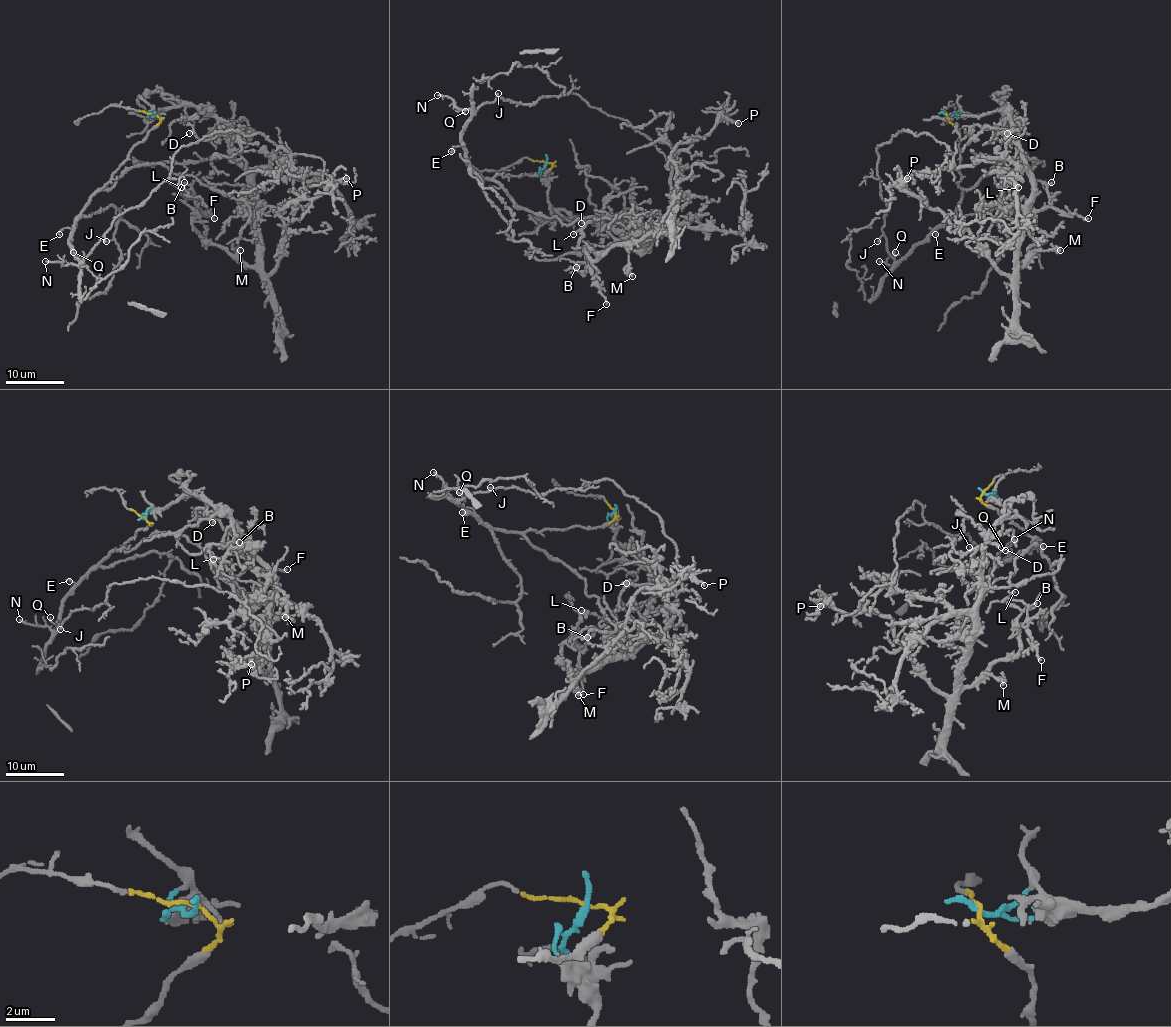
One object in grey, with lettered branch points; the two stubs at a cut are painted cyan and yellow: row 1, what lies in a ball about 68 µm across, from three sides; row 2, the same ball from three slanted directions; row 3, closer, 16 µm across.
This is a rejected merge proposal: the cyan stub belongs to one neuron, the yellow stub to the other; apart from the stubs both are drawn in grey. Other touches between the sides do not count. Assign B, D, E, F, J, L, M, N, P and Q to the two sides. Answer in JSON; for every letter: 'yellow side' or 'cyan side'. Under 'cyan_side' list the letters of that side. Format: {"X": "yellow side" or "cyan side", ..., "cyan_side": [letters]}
{"B": "cyan side", "D": "cyan side", "E": "yellow side", "F": "cyan side", "J": "yellow side", "L": "cyan side", "M": "cyan side", "N": "yellow side", "P": "cyan side", "Q": "yellow side", "cyan_side": ["B", "D", "F", "L", "M", "P"]}

